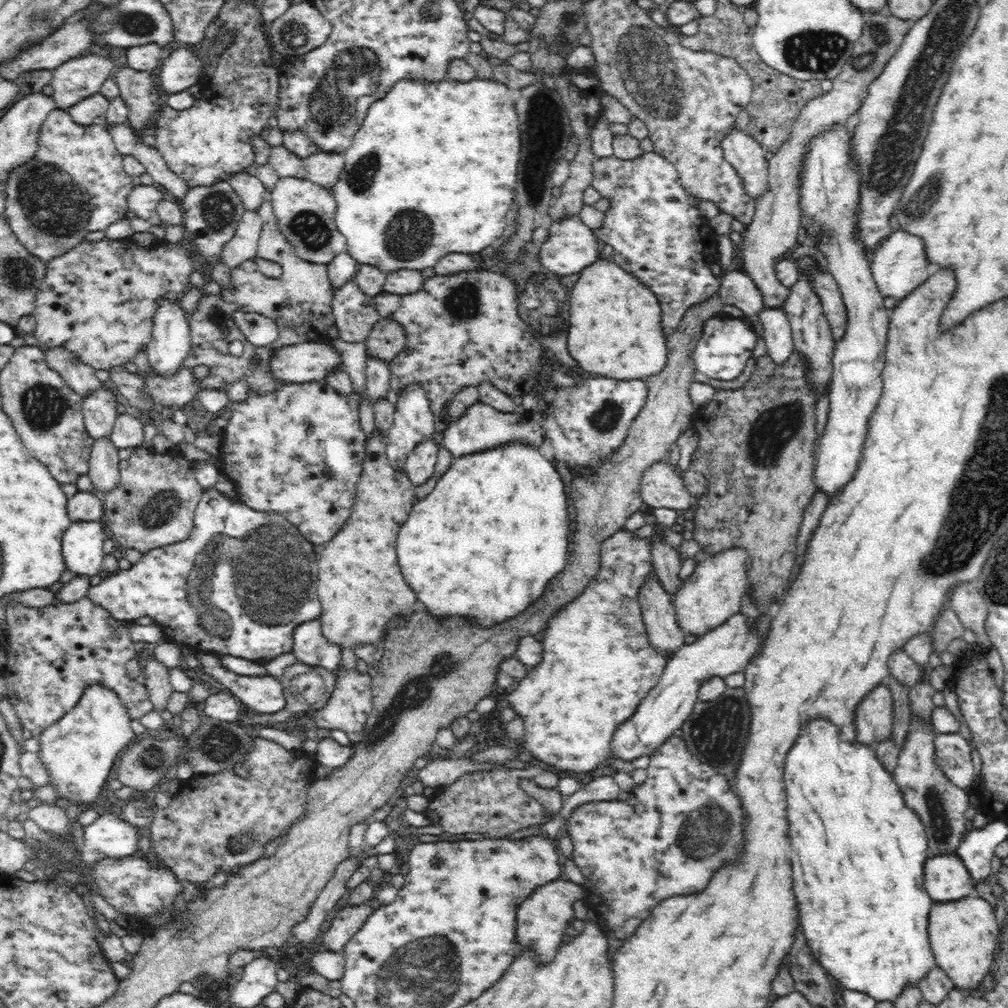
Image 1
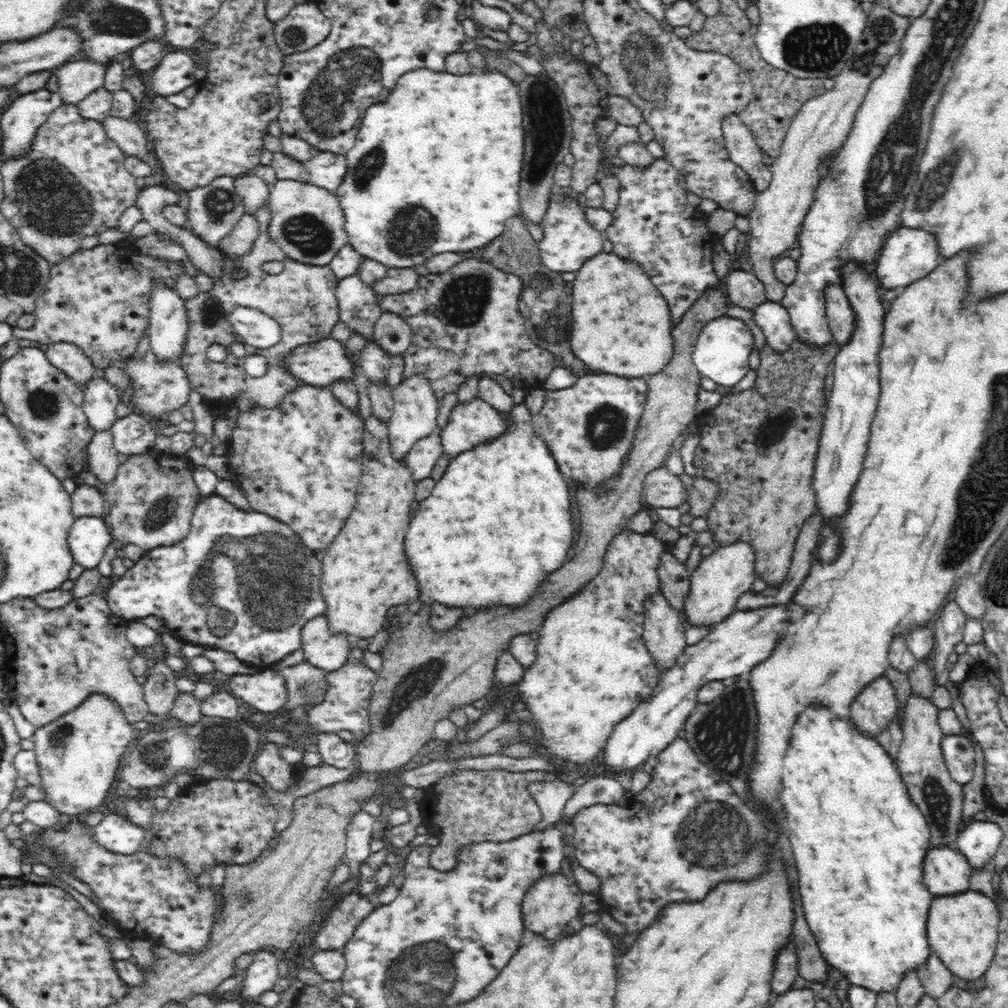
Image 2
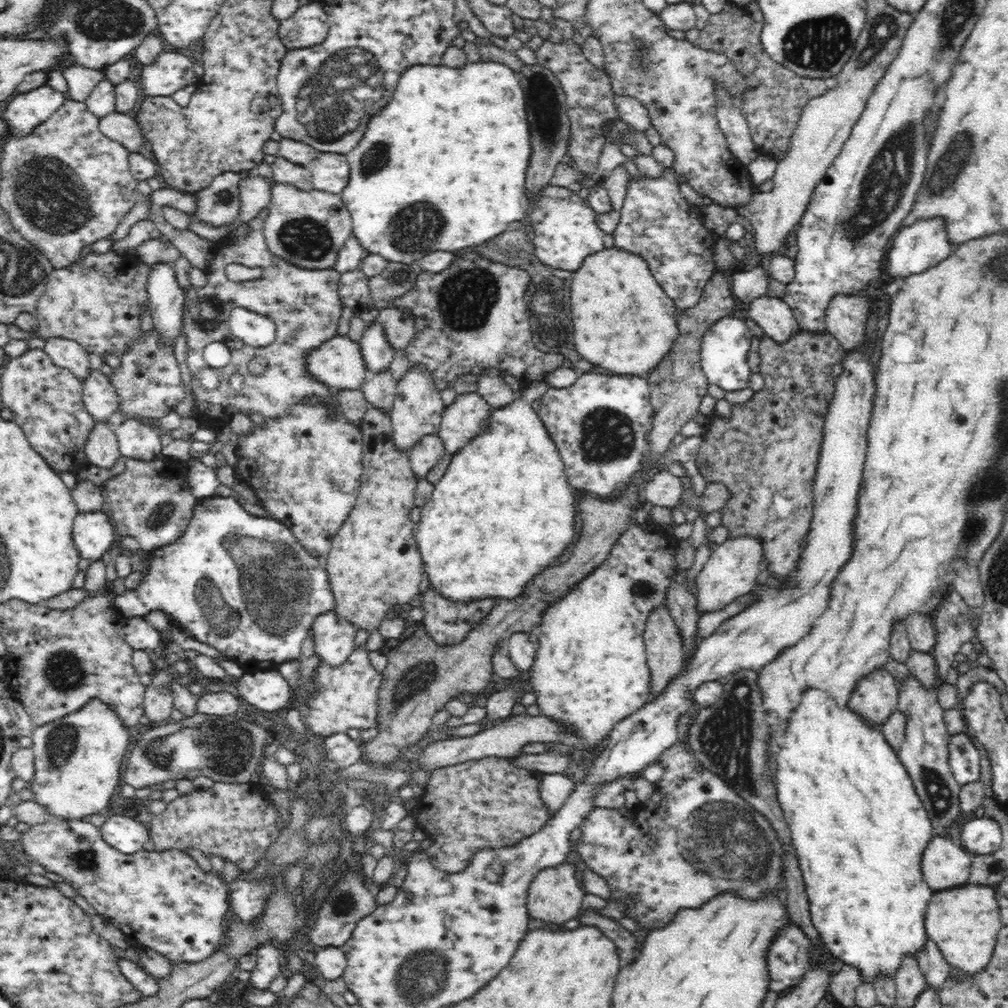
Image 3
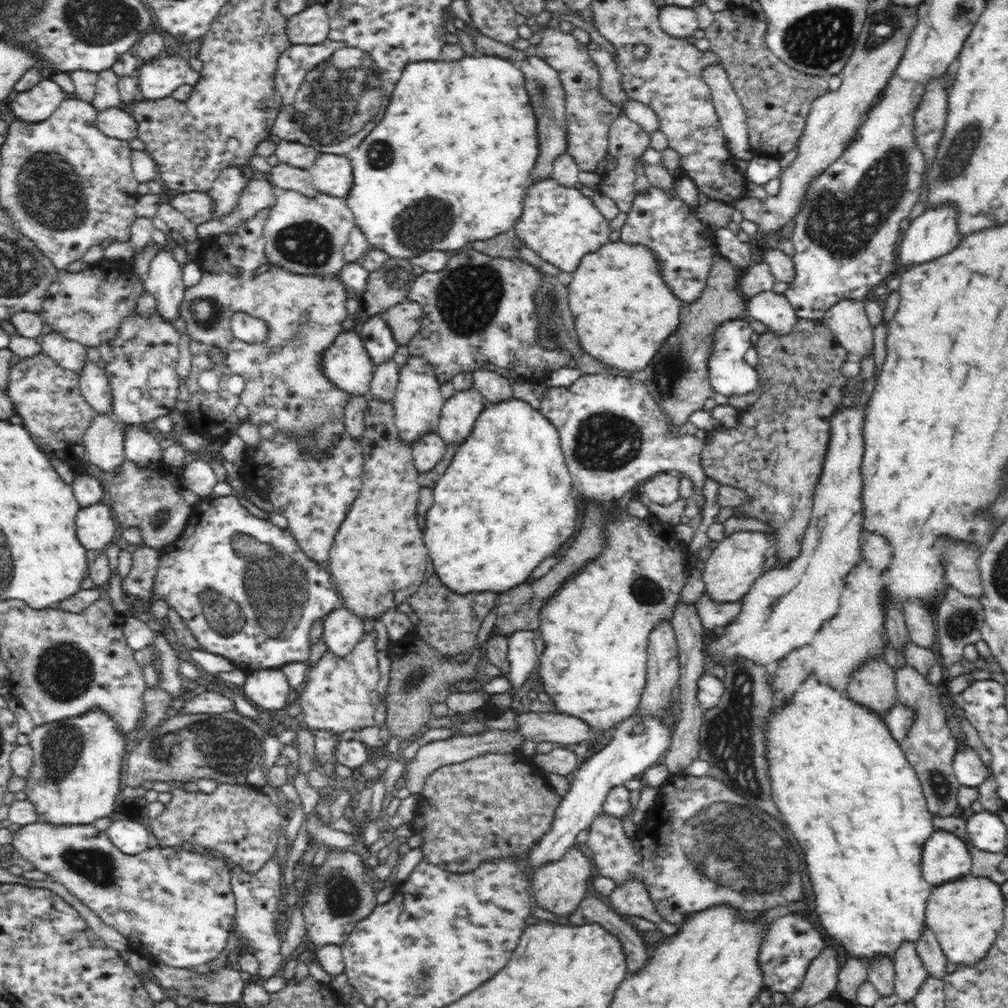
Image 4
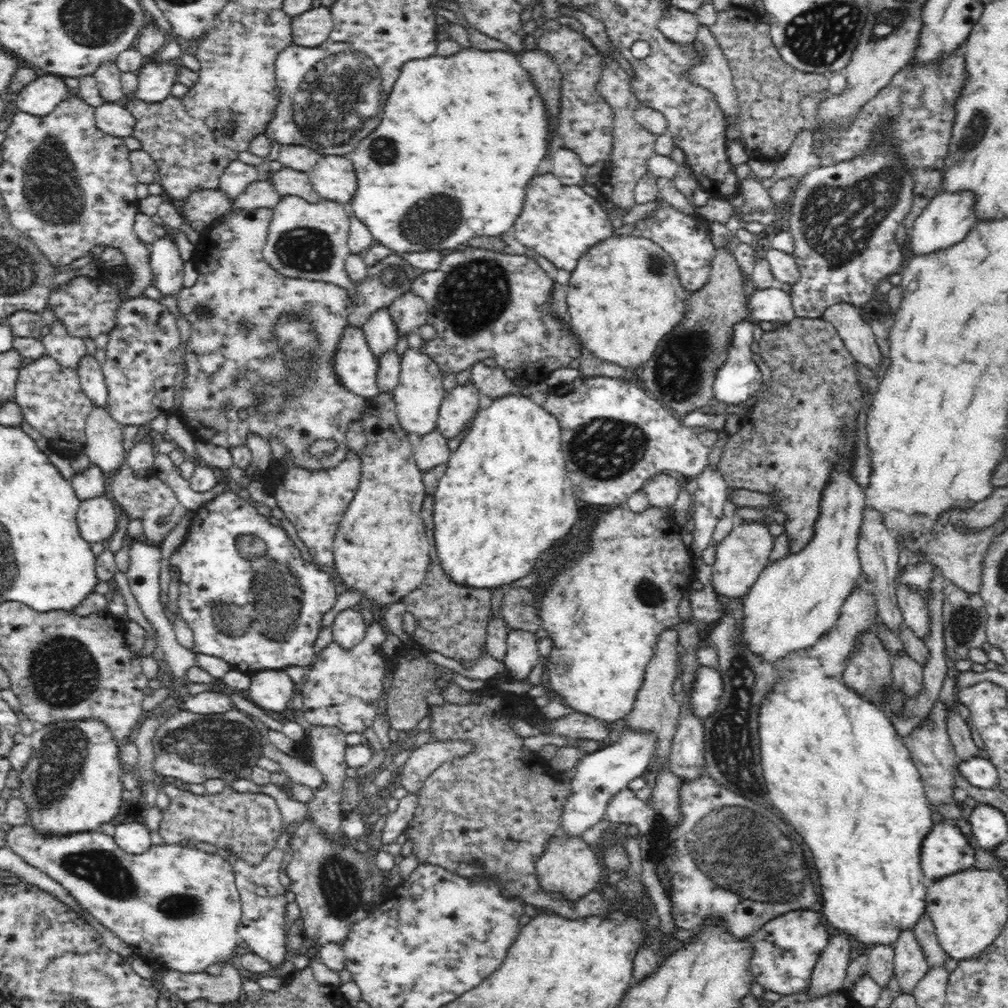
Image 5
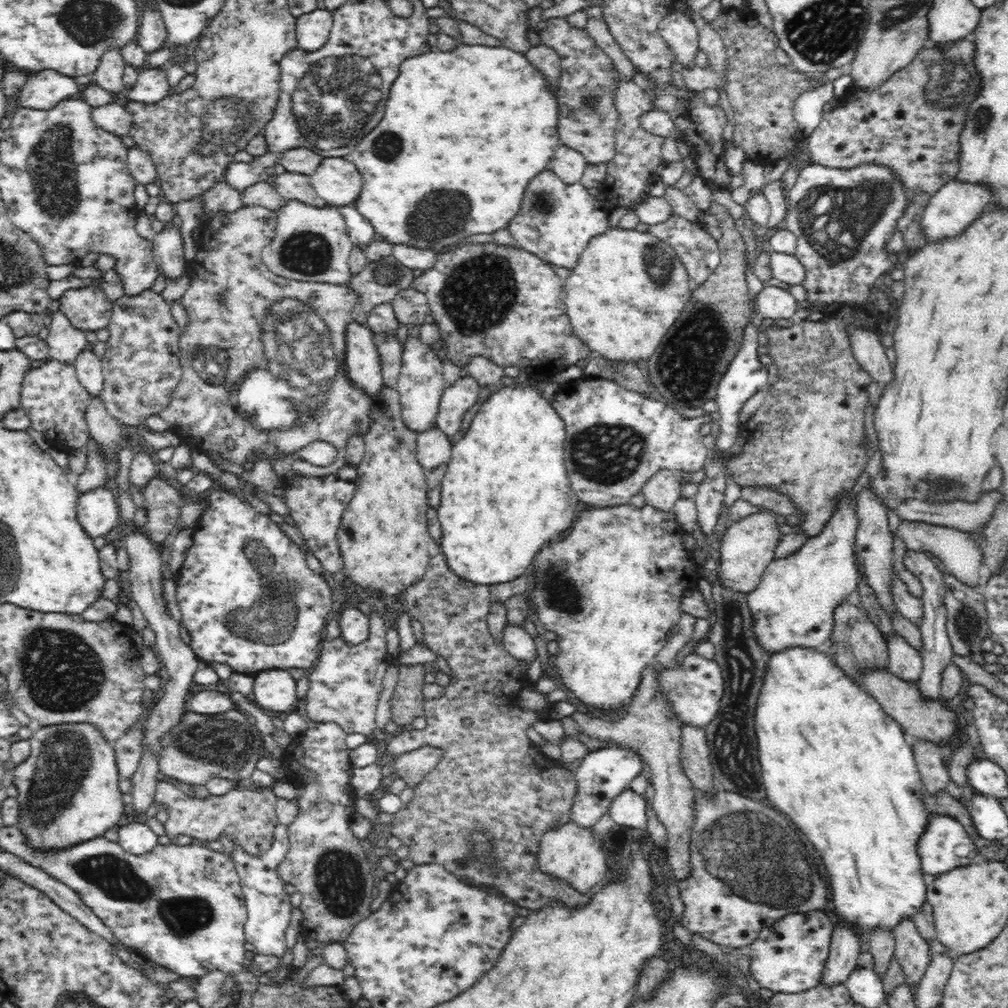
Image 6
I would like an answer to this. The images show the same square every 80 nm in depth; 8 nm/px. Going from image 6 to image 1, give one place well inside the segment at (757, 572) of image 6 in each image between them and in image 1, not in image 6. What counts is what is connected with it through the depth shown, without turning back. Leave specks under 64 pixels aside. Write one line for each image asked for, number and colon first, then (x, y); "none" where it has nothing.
1: (712, 594)
2: (716, 583)
3: (732, 568)
4: (737, 562)
5: (742, 555)

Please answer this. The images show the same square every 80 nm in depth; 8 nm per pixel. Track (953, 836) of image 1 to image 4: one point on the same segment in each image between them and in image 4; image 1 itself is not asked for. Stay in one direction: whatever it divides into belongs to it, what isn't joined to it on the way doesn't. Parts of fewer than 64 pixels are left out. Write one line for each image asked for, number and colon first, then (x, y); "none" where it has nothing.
2: (920, 762)
3: (926, 748)
4: (930, 748)

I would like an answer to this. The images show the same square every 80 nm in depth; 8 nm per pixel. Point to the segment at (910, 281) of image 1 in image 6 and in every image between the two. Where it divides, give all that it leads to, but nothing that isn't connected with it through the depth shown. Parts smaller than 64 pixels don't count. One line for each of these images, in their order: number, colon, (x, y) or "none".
2: (909, 254)
3: (916, 248)
4: (933, 234)
5: (949, 216)
6: (956, 205)

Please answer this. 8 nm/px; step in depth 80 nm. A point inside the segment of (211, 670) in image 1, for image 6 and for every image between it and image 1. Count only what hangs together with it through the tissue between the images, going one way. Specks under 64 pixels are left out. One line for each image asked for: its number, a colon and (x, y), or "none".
2: (265, 690)
3: (267, 690)
4: (269, 688)
5: (272, 689)
6: (276, 689)

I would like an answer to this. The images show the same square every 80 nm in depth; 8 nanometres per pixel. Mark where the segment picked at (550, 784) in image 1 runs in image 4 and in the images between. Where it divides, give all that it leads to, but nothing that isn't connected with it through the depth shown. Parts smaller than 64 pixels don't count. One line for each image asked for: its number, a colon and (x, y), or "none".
2: (468, 807)
3: (489, 803)
4: (495, 806)

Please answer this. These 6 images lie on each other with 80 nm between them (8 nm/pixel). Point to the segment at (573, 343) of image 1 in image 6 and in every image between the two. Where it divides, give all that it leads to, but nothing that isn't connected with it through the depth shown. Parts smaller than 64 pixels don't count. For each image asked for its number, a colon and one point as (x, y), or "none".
2: (621, 325)
3: (623, 321)
4: (623, 311)
5: (624, 295)
6: (622, 297)

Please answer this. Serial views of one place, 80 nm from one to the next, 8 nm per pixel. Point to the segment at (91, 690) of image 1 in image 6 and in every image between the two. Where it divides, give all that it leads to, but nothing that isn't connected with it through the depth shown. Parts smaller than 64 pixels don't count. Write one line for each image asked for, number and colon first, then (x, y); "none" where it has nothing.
2: (78, 754)
3: (78, 759)
4: (75, 777)
5: (73, 781)
6: (68, 788)

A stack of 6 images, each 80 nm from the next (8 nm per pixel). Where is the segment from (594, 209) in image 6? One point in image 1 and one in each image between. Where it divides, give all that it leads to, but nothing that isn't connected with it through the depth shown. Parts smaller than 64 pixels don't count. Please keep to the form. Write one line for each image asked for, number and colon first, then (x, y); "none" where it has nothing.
1: (571, 246)
2: (569, 240)
3: (563, 229)
4: (561, 225)
5: (559, 222)

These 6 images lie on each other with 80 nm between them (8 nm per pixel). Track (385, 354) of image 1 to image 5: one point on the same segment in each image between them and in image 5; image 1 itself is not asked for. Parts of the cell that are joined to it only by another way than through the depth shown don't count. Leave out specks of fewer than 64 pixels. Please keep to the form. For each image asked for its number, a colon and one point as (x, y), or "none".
2: (391, 333)
3: (399, 326)
4: (403, 319)
5: (409, 312)

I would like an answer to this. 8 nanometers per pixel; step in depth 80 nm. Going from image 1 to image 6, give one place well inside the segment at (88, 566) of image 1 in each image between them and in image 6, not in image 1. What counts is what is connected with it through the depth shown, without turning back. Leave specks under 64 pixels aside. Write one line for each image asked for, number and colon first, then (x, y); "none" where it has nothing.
2: (89, 536)
3: (92, 533)
4: (97, 528)
5: (97, 518)
6: (98, 511)

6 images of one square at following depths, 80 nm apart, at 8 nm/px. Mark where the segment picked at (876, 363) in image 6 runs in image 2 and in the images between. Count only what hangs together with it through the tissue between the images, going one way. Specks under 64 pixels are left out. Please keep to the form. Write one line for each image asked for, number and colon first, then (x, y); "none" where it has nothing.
2: (840, 318)
3: (847, 315)
4: (848, 321)
5: (852, 324)

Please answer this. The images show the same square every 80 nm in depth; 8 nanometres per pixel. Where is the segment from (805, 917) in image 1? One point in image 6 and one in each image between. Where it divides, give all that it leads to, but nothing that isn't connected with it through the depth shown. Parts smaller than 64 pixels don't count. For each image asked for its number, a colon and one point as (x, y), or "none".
2: (859, 842)
3: (859, 829)
4: (845, 789)
5: (837, 769)
6: (832, 760)

